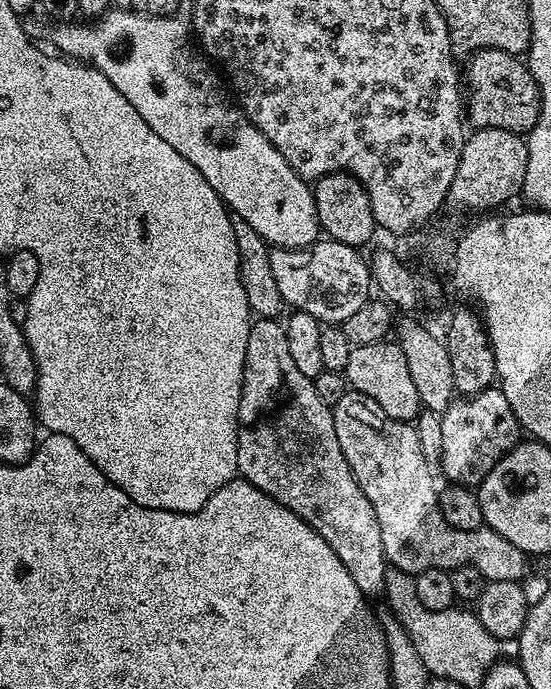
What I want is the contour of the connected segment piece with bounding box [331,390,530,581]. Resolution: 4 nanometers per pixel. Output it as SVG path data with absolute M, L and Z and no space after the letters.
M345 391L342 399L331 408L334 431L338 434L339 445L346 462L350 462L350 470L362 486L362 494L370 498L370 506L374 506L374 514L378 518L378 526L382 530L382 546L384 557L389 565L403 572L417 573L431 568L453 569L458 566L474 566L474 570L482 570L485 581L518 580L523 581L528 572L530 557L527 552L518 550L502 534L490 527L478 530L458 530L446 522L440 512L440 497L436 480L432 477L433 465L423 457L421 443L416 433L415 423L403 420L389 420L381 414L378 402L374 398L366 398L361 392Z

